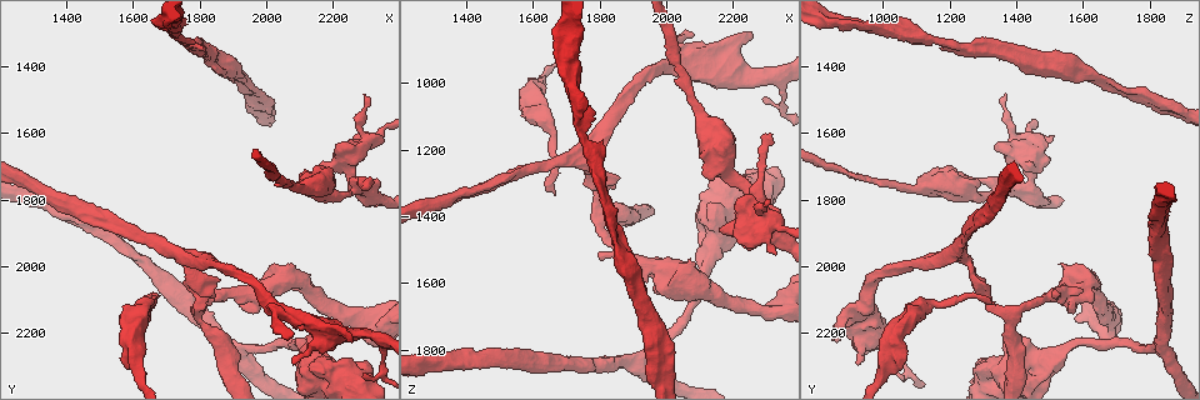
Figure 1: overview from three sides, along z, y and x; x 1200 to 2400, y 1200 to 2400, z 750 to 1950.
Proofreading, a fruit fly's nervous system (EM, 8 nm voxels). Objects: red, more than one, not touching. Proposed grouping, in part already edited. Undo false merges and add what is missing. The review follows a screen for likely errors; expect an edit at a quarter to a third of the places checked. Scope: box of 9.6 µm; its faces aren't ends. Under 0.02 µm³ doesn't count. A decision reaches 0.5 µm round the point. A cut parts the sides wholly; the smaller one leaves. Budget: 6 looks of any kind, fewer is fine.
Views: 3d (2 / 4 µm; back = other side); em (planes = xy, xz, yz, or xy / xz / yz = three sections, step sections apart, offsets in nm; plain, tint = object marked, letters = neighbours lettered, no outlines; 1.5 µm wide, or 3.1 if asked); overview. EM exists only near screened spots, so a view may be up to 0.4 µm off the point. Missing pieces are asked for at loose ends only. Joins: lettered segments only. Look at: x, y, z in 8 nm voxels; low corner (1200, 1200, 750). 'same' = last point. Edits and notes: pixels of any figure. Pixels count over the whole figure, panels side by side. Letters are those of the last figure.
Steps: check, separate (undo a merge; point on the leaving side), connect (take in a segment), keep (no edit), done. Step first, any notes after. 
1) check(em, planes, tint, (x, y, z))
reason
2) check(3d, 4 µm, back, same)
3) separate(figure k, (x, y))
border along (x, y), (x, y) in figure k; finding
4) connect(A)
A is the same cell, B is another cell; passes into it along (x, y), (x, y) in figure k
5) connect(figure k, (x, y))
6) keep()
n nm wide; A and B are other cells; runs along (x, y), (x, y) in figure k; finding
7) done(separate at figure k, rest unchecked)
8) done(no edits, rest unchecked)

check(em, planes, letters, (1670, 2110, 1340))
thin end

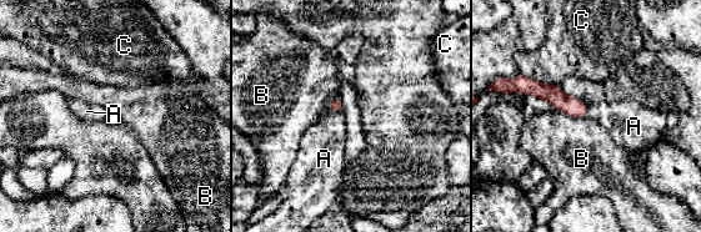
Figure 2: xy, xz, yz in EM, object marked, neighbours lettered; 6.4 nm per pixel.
connect(A)
A is the same cell, B and C are other cells; passes into it along (571, 106), (585, 110), (622, 119) in figure 2; it goes on there

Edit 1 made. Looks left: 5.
check(overview)

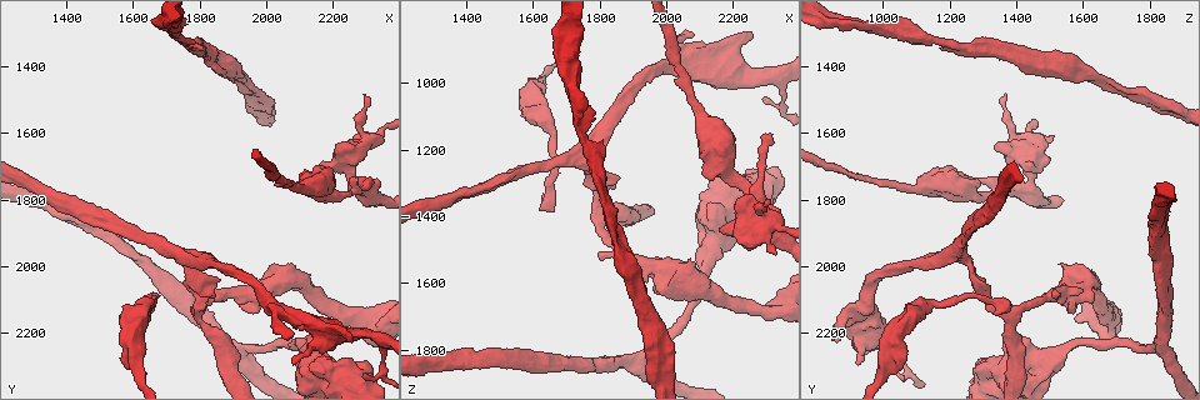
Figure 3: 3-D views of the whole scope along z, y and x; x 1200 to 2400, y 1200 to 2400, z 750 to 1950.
check(em, planes, letters, (1990, 2060, 1570))
calibre changes

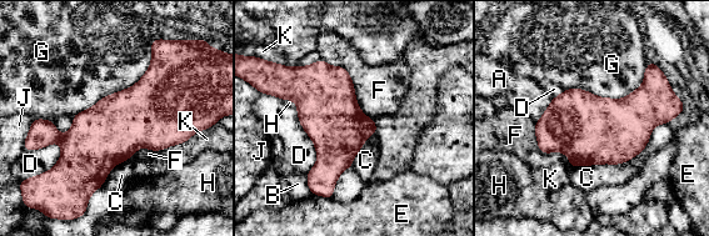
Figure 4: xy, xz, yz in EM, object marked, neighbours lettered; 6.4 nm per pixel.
keep()
400 nm wide; A, B, C, D, E, F, G, H, J and K are other cells; border along (151, 48), (134, 84), (73, 116) in figure 4; all the same cell

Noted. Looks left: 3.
check(em, 3.1 µm, planes, plain, (2100, 2350, 1460))
an open end

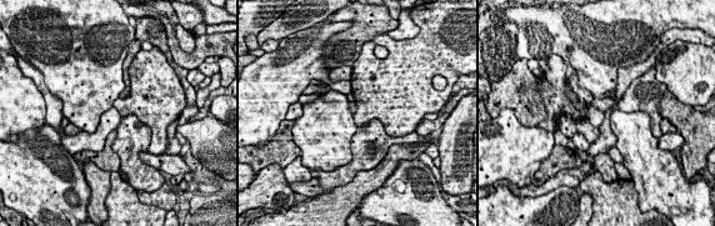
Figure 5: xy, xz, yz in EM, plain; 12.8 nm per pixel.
check(em, 3.1 µm, planes, letters, same)
what lies round it

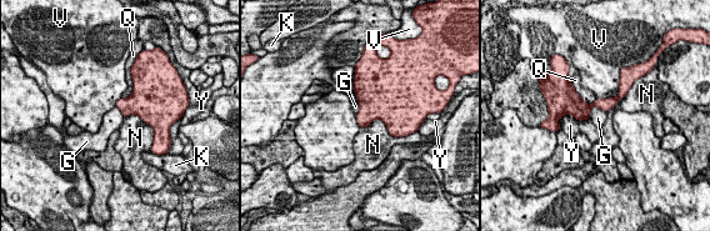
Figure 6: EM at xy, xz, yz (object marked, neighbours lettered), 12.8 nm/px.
keep()
G, K, N, Q, V and Y are other cells; border along (606, 113), (594, 106), (588, 119) in figure 6; none of them fits

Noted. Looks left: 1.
done(connect at figure 2, rest unchecked)

